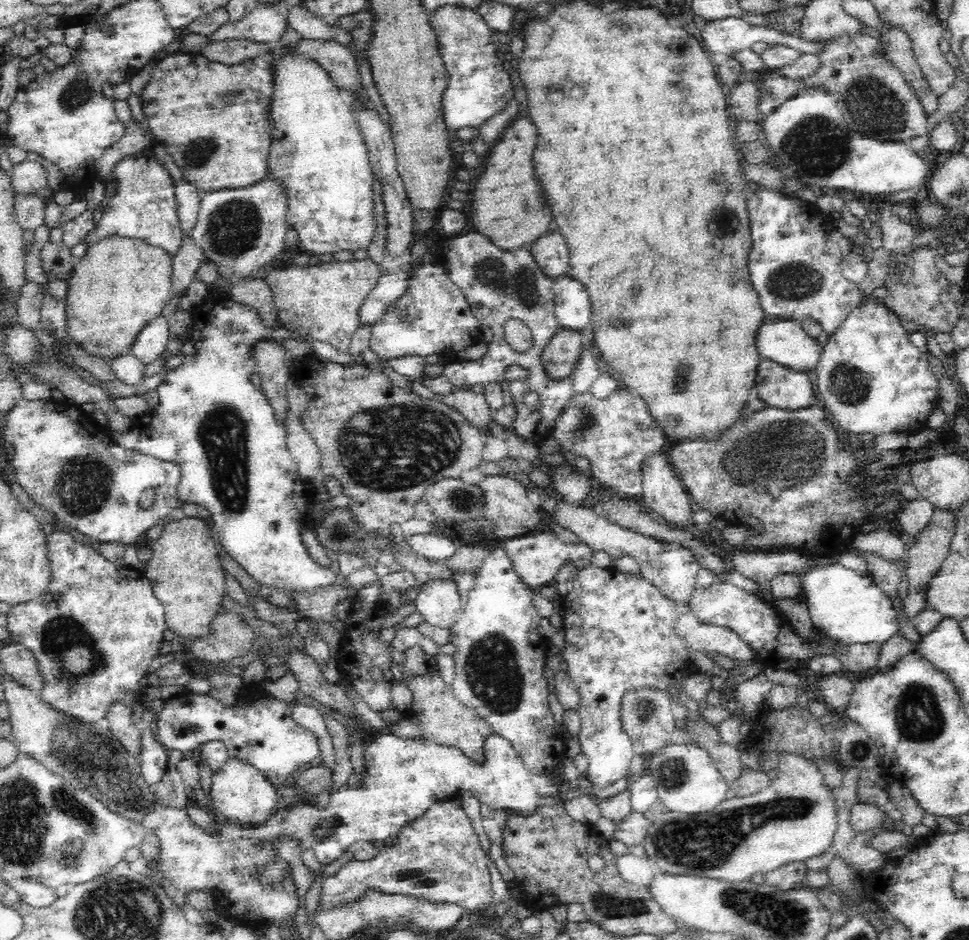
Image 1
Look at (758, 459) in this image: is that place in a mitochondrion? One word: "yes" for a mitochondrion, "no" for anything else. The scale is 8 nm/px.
yes

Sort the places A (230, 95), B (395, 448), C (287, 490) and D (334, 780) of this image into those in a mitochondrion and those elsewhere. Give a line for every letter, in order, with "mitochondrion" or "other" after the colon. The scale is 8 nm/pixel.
A: mitochondrion
B: mitochondrion
C: other
D: other

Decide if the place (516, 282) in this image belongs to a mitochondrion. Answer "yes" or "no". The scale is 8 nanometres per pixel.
yes

